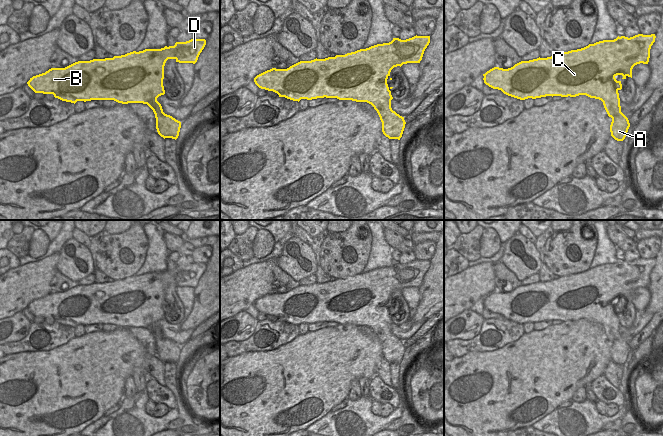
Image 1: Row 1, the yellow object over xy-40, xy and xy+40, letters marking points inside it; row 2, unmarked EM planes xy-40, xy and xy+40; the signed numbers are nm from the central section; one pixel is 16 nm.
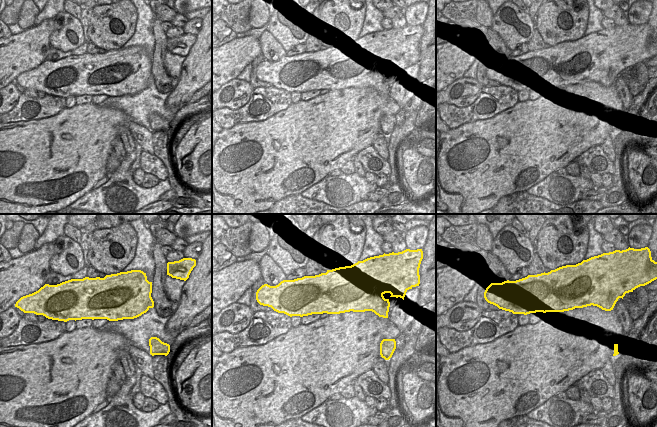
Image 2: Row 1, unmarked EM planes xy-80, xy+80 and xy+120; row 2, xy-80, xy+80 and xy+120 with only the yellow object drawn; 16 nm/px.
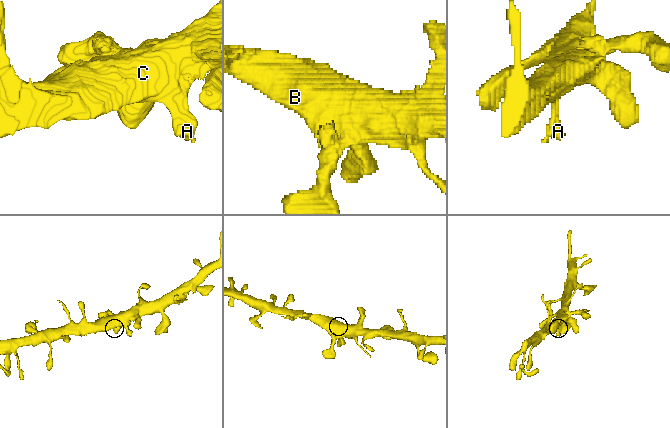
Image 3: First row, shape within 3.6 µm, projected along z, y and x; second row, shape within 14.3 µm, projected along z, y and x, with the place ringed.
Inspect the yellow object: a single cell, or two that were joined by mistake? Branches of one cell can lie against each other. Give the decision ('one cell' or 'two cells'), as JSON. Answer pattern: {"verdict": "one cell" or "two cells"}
{"verdict": "one cell"}

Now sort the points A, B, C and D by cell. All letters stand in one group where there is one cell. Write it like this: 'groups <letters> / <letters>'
groups A B C D

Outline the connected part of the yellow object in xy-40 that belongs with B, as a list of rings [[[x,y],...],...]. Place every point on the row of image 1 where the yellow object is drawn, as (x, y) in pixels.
[[[191,39],[186,42],[176,42],[174,46],[161,49],[145,49],[133,51],[113,58],[78,61],[65,68],[51,68],[45,73],[33,76],[27,82],[35,93],[53,94],[62,101],[76,103],[77,101],[114,100],[118,103],[147,104],[154,112],[158,134],[165,138],[177,139],[181,122],[163,112],[157,98],[165,94],[163,79],[164,66],[168,59],[179,63],[195,64],[206,45],[205,39]]]

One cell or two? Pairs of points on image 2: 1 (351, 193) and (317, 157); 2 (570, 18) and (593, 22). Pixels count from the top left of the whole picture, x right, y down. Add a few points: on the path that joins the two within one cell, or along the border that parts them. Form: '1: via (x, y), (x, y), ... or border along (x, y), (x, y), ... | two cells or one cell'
1: border along (328, 174), (308, 188) | two cells
2: border along (589, 10), (586, 30), (583, 35) | two cells

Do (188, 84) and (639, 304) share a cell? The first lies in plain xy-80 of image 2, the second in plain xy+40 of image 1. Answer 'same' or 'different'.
different

